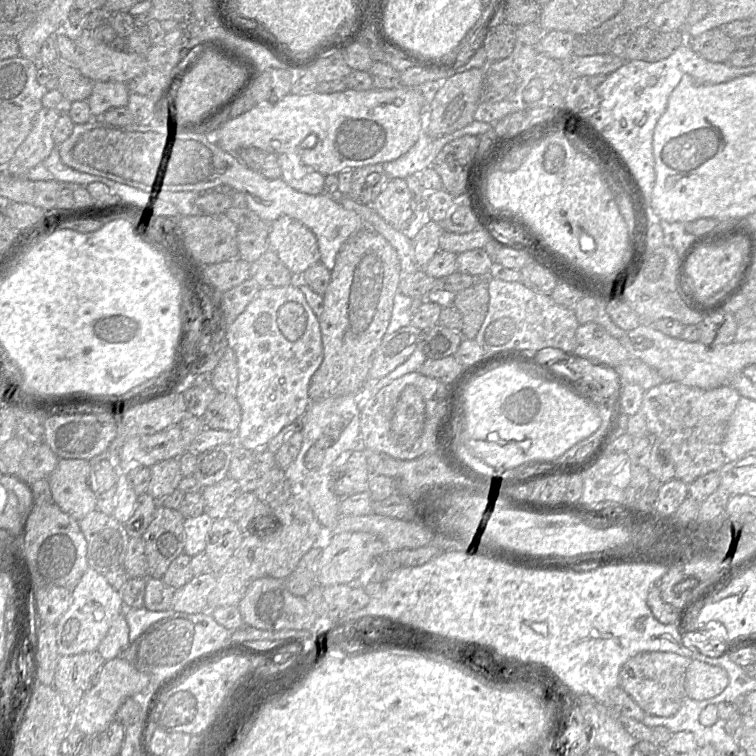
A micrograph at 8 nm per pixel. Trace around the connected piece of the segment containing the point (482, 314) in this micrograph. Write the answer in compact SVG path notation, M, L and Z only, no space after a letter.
M488 280L456 293L454 306L463 318L461 334L464 339L474 339L486 317L489 305Z

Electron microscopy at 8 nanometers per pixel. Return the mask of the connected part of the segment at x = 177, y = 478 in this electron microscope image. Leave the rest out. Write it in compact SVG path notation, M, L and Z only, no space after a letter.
M170 458L151 466L148 493L156 500L162 500L173 493L183 478L178 458Z

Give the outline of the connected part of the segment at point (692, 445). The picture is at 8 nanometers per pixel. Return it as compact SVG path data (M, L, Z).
M664 381L644 392L640 412L649 432L661 440L662 449L674 465L676 479L691 484L702 475L718 471L726 463L721 446L740 397L729 385L700 389L676 381Z

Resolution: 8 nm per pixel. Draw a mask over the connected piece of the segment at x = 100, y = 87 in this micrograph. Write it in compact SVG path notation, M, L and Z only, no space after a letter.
M118 81L93 82L93 88L87 102L92 118L100 117L105 111L114 107L126 107L129 89L127 84Z

